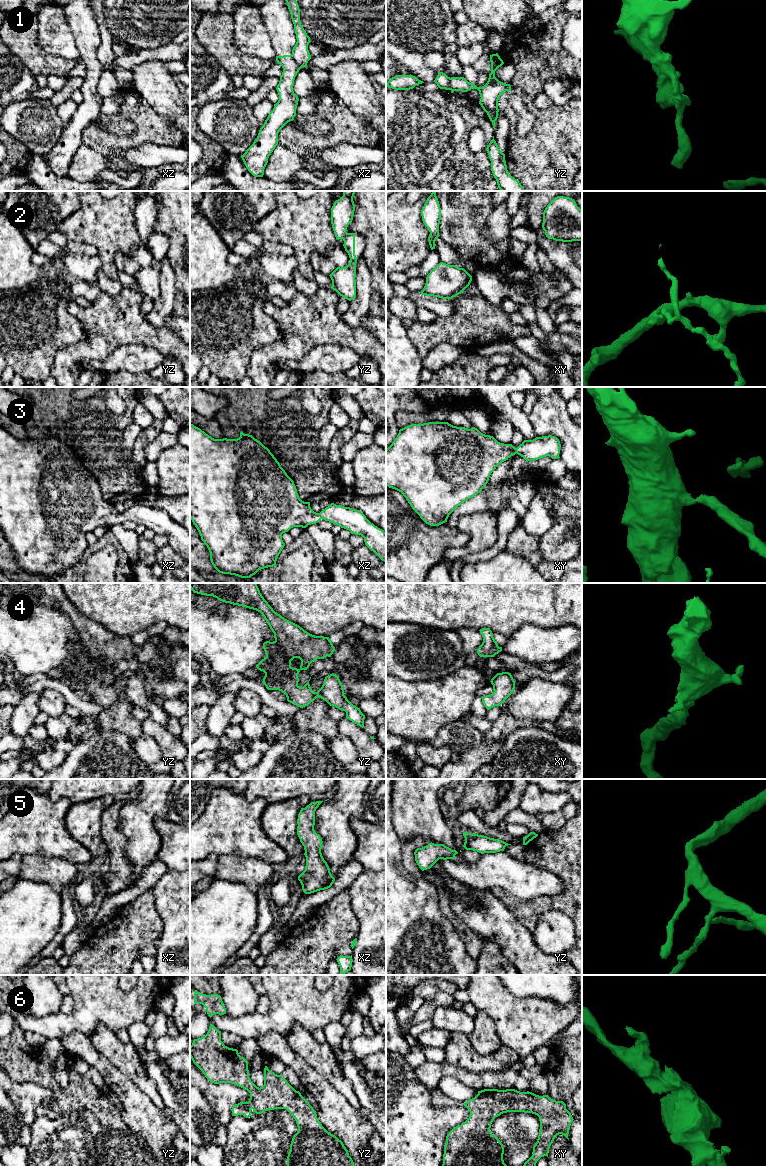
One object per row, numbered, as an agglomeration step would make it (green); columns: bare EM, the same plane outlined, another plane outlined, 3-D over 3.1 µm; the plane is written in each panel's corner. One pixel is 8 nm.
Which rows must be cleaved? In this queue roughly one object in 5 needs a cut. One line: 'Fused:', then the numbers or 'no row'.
Fused: 1

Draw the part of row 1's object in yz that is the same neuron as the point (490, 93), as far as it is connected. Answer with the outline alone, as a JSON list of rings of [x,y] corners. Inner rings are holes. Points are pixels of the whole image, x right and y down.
[[[498,53],[490,55],[490,61],[491,73],[484,86],[477,87],[475,83],[468,82],[464,77],[451,77],[449,80],[449,88],[453,92],[467,92],[471,89],[477,89],[481,97],[479,104],[487,113],[495,129],[495,121],[499,115],[498,100],[502,93],[511,91],[511,85],[503,83],[495,77],[495,71],[504,64]]]

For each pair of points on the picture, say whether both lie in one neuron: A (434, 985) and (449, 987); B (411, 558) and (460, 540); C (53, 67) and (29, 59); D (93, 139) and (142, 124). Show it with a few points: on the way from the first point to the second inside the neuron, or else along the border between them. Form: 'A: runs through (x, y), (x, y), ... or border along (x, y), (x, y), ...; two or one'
A: runs through (438, 985), (445, 986); one
B: runs through (423, 546), (434, 540), (448, 540); one
C: runs through (47, 64), (35, 59); one
D: runs through (106, 140), (131, 140), (134, 137); one

